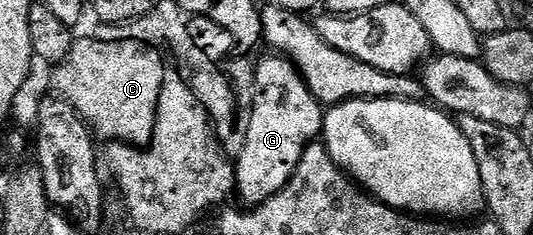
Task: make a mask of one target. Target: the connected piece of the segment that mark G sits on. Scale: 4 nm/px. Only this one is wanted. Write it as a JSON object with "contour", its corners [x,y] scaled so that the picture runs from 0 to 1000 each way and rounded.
{"contour":[[[520,221],[501,226],[501,247],[482,251],[477,285],[478,460],[473,464],[471,523],[465,528],[462,587],[452,591],[454,643],[443,655],[443,826],[454,838],[463,881],[475,885],[503,855],[518,817],[525,817],[548,766],[559,723],[563,664],[570,664],[574,626],[591,600],[604,562],[608,455],[585,409],[563,302],[542,247]]]}

